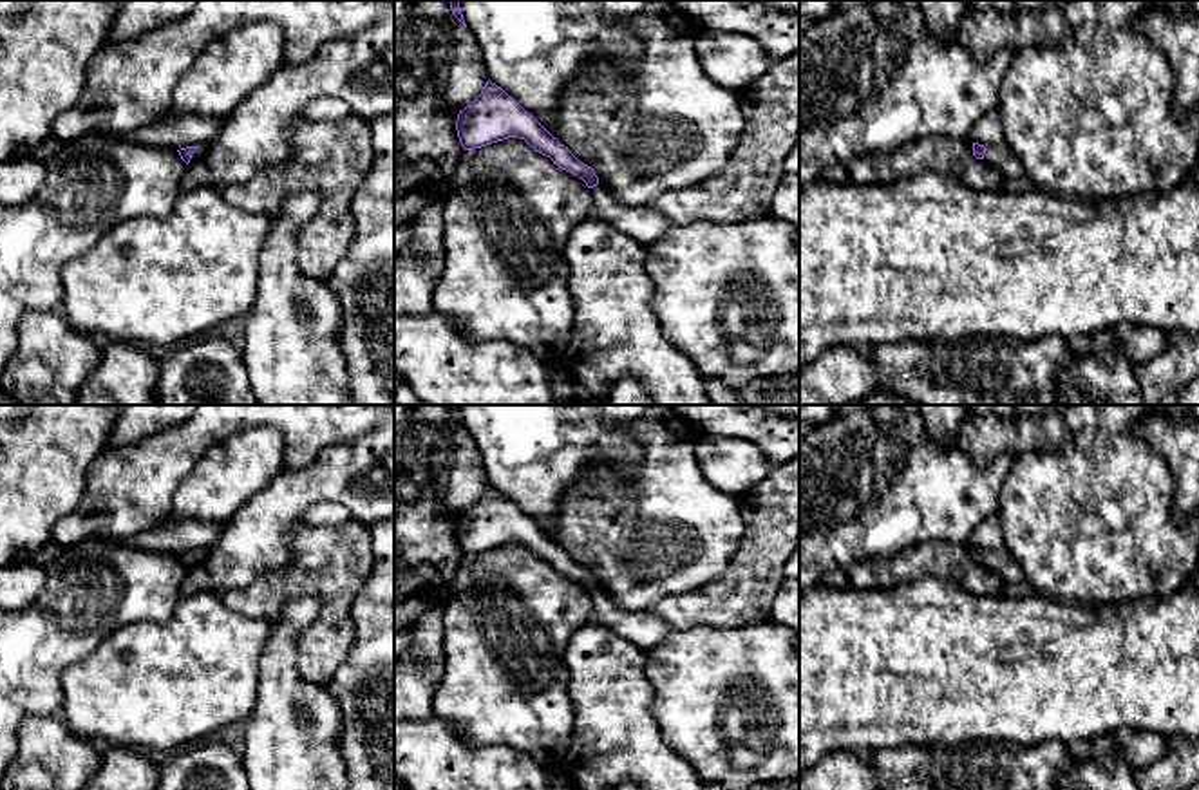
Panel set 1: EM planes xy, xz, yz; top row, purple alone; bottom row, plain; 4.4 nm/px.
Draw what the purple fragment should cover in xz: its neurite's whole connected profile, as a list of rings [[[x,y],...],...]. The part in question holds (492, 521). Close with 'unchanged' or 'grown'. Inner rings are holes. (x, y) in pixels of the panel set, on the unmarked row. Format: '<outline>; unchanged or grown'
[[[490,484],[481,499],[459,515],[456,535],[463,555],[481,553],[508,542],[524,544],[535,557],[586,588],[593,600],[593,624],[613,629],[644,653],[671,635],[671,629],[656,615],[618,607],[599,588],[591,571],[581,568],[530,517]]]; grown

